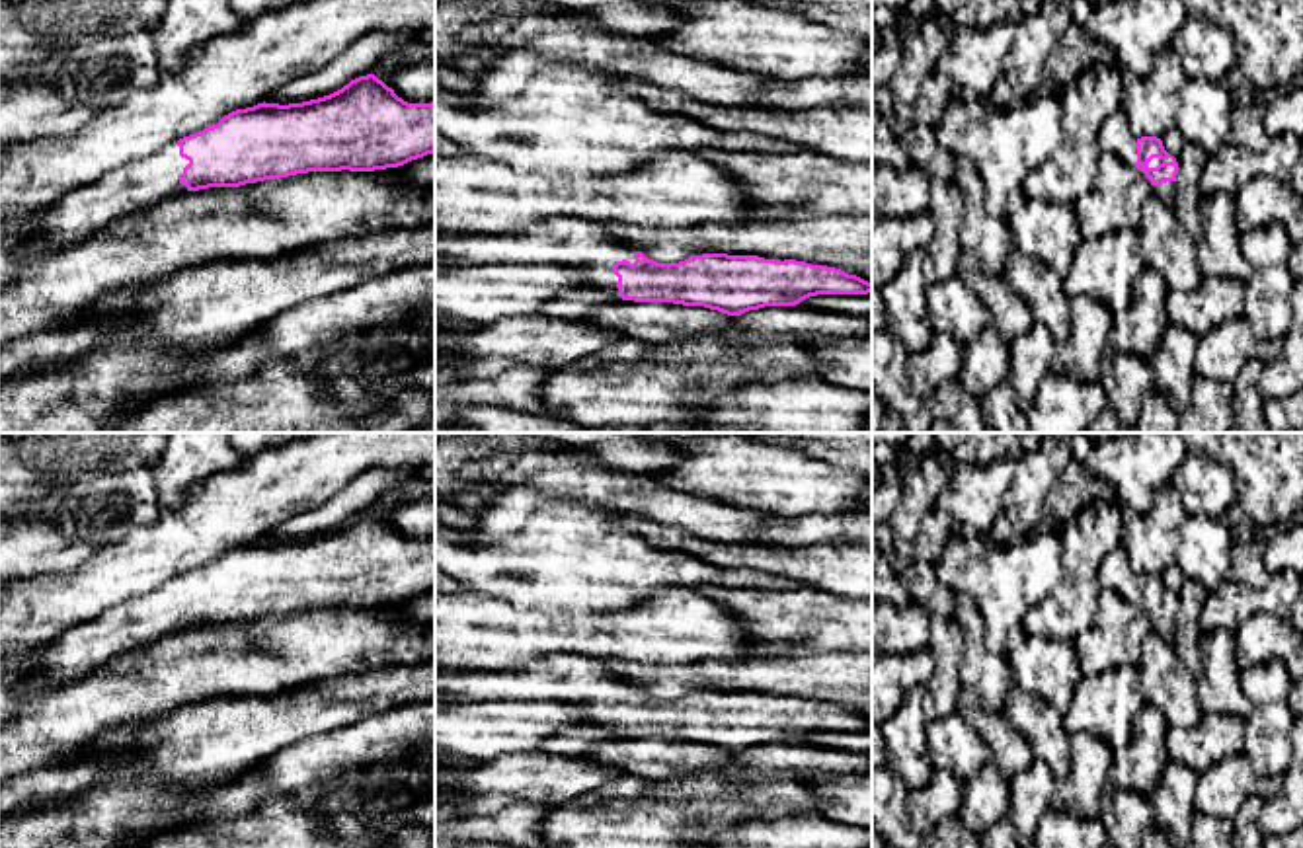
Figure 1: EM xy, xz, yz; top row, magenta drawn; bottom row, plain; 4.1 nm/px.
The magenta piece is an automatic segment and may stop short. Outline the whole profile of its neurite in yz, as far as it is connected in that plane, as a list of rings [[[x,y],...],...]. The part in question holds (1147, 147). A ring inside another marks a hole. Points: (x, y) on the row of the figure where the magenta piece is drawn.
[[[1120,107],[1100,129],[1098,142],[1102,152],[1112,152],[1124,164],[1141,170],[1168,207],[1174,205],[1174,181],[1178,162],[1170,156],[1157,136],[1137,138],[1129,127],[1127,113]]]

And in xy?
[[[367,74],[318,99],[289,105],[263,101],[236,109],[213,127],[183,136],[144,160],[109,170],[55,203],[31,214],[8,218],[0,226],[31,226],[31,232],[16,240],[16,251],[33,257],[47,248],[82,242],[123,216],[185,191],[240,187],[308,172],[375,172],[398,168],[433,152],[435,101],[408,103],[375,74]]]

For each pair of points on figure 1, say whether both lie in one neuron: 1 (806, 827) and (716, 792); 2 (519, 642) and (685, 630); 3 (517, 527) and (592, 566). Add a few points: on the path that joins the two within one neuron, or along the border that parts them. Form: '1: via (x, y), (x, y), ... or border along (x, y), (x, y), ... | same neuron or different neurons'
1: border along (818, 811), (744, 819), (738, 825) | different neurons
2: via (560, 638), (615, 640), (644, 632) | same neuron
3: via (535, 542), (545, 552), (574, 562) | same neuron

